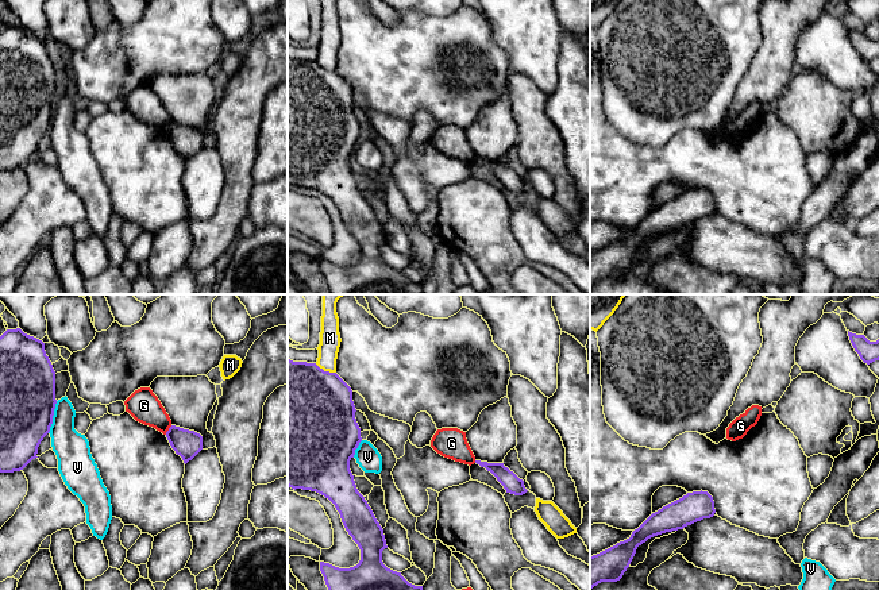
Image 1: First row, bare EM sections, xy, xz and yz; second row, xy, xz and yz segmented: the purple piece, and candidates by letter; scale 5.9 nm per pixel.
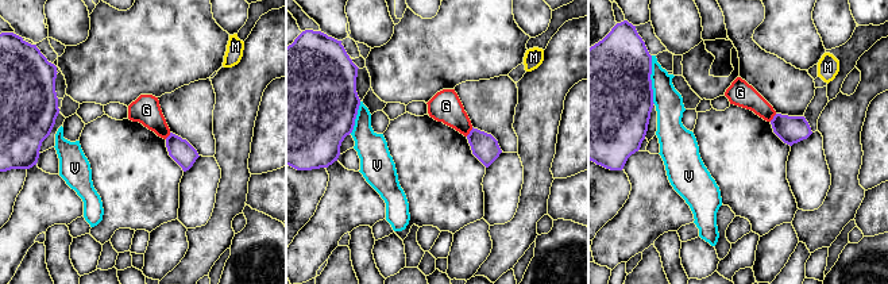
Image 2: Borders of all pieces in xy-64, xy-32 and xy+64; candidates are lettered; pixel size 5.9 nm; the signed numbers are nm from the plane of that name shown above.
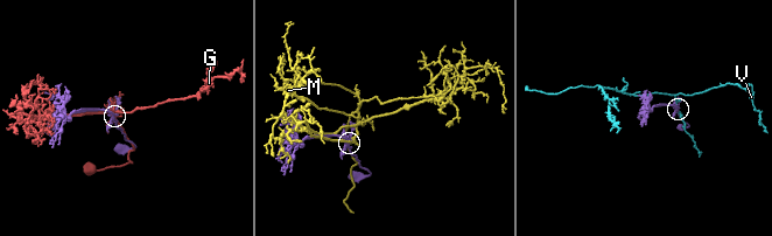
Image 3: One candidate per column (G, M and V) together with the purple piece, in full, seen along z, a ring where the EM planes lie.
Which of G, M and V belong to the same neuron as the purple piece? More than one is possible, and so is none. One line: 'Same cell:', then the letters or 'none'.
Same cell: none

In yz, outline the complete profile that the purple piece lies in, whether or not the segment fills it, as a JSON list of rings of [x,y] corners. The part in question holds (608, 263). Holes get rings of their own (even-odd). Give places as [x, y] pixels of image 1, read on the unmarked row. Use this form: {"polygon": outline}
{"polygon": [[[708,189],[687,190],[682,196],[652,211],[629,236],[590,254],[590,288],[601,279],[617,279],[629,265],[639,243],[648,236],[683,227],[716,211],[713,194]]]}

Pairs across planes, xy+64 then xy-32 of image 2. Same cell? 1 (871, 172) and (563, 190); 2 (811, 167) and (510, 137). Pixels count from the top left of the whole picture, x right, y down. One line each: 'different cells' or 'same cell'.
1: different cells
2: different cells

